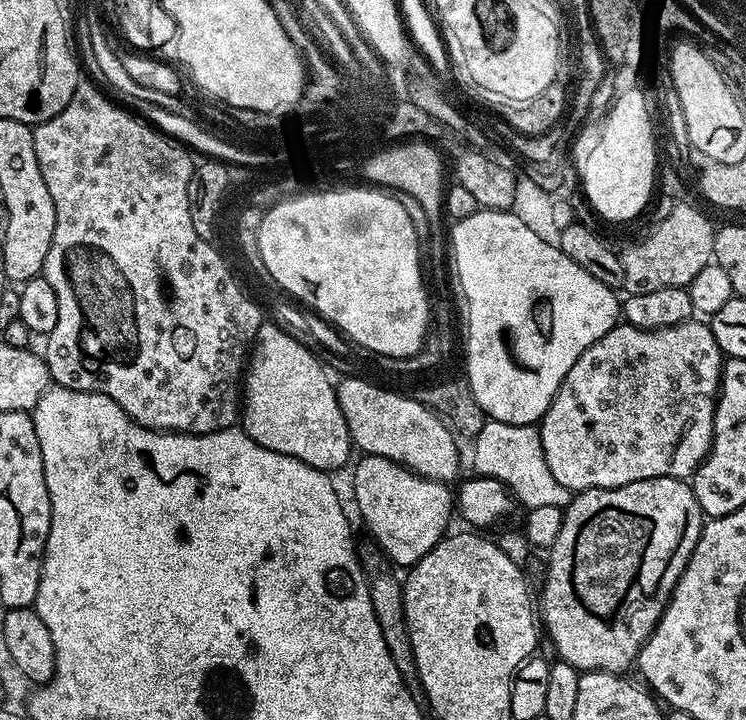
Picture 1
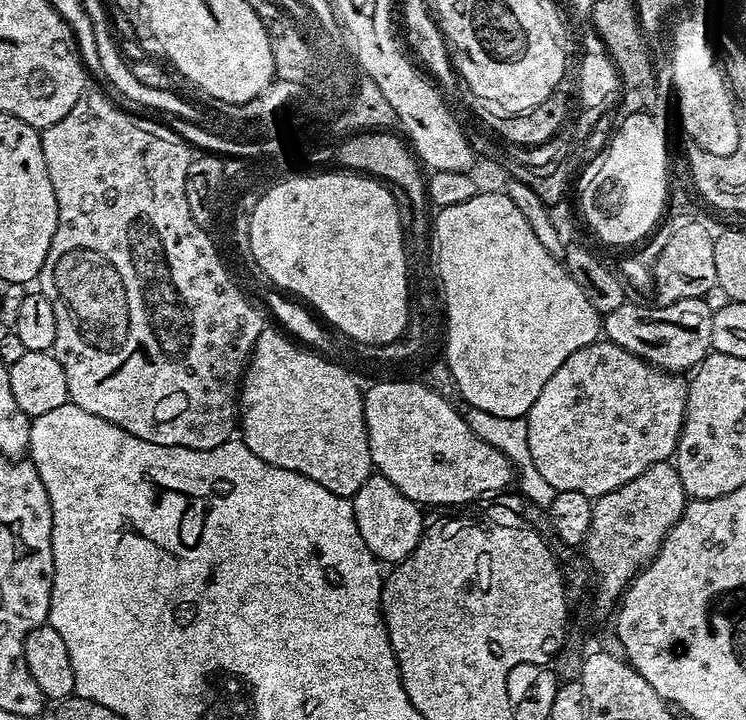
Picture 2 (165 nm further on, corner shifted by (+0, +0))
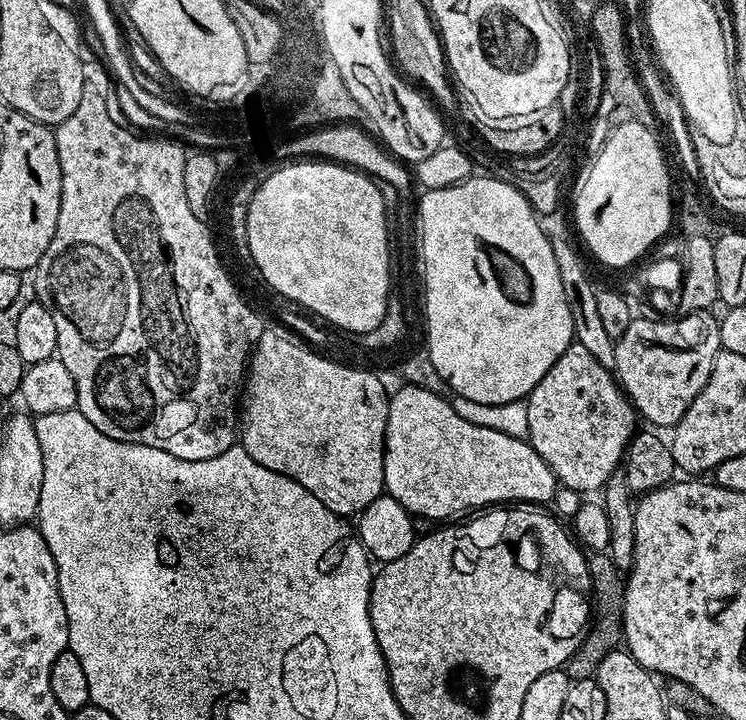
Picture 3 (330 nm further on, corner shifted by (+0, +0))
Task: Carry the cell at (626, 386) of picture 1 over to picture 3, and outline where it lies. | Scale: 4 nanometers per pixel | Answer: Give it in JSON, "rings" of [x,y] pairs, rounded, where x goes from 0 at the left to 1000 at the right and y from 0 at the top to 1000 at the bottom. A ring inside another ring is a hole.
{"rings":[[[771,475],[759,485],[753,497],[737,508],[737,514],[716,536],[716,542],[705,551],[710,597],[706,613],[713,624],[728,636],[732,647],[737,647],[747,668],[757,679],[787,686],[803,685],[823,651],[832,649],[839,633],[839,624],[854,599],[855,574],[842,550],[834,543],[827,524],[786,481]]]}

